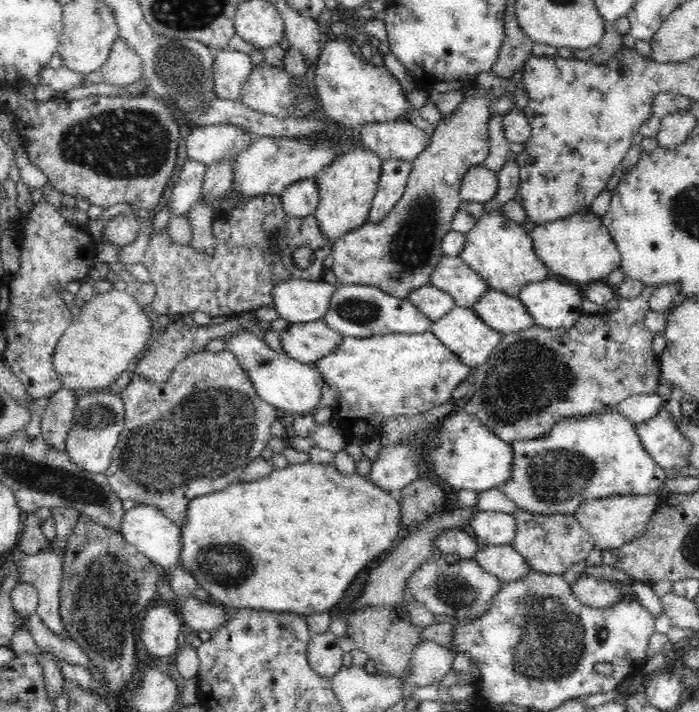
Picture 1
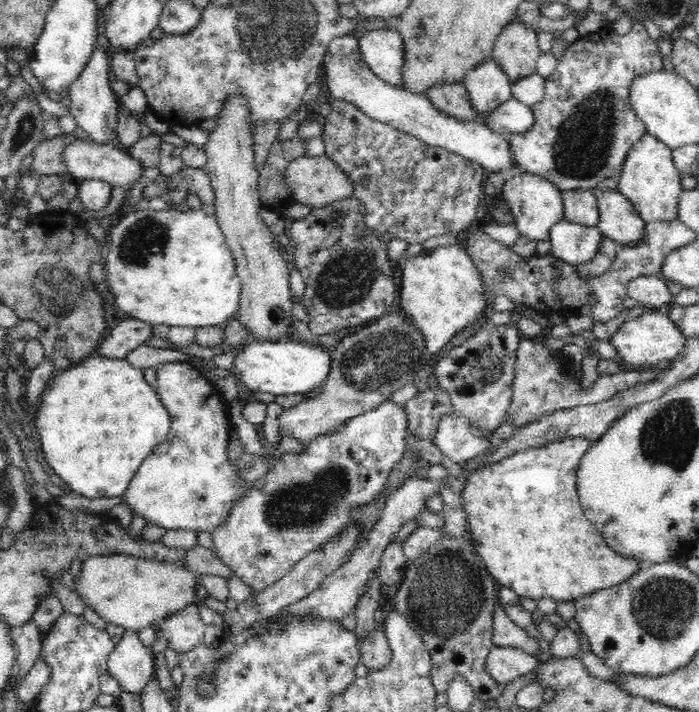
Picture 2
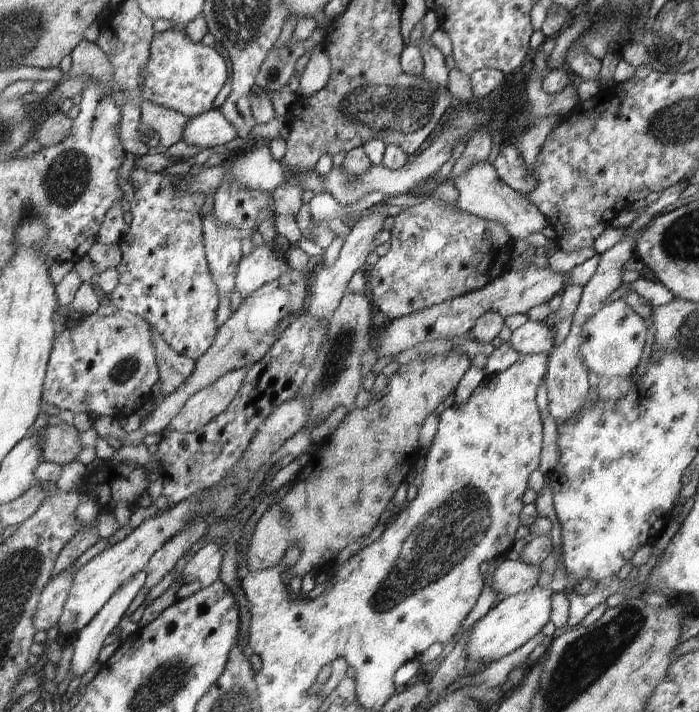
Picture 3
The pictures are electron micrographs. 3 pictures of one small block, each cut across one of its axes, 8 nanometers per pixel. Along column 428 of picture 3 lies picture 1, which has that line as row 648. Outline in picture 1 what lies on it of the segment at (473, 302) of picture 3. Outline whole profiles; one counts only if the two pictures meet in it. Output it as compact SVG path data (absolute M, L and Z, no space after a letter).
M329 631L312 634L307 647L312 670L325 678L333 677L341 669L344 653L343 639Z

